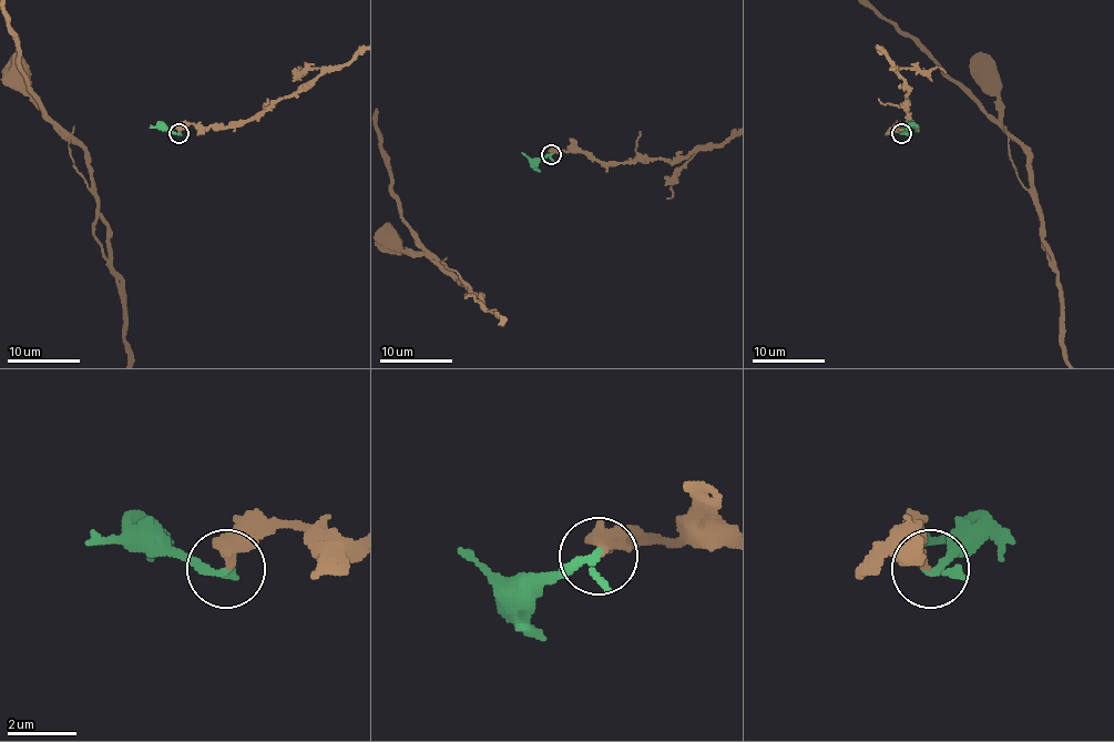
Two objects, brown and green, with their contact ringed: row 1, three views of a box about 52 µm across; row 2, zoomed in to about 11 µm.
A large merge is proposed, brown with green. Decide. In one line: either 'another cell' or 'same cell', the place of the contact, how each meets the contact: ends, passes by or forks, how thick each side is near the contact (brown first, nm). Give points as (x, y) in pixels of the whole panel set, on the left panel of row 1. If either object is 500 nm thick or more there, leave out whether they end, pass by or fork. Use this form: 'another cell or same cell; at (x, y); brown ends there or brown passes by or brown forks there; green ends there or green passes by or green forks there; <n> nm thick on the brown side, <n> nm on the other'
same cell; at (179, 133); brown ends there; green ends there; 320 nm thick on the brown side, 240 nm on the other

